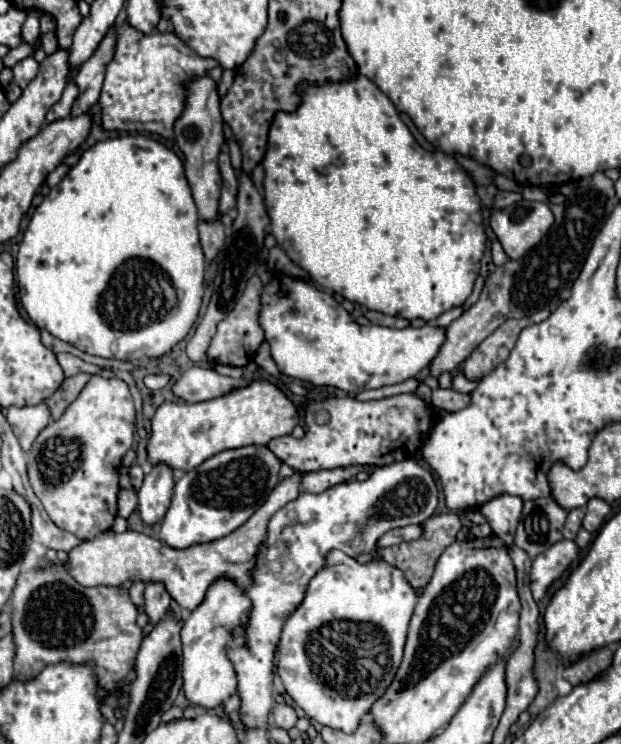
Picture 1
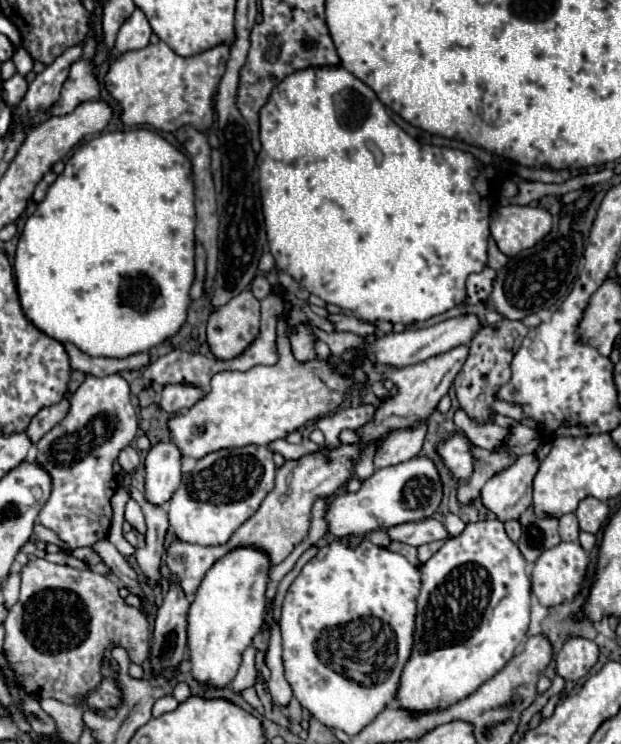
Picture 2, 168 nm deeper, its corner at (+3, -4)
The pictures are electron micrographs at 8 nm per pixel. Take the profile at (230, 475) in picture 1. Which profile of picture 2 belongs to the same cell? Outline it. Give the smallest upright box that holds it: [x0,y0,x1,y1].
[168,446,276,546]

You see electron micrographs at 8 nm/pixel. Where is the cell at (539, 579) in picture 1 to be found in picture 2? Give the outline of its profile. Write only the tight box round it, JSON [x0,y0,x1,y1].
[532,542,588,606]

